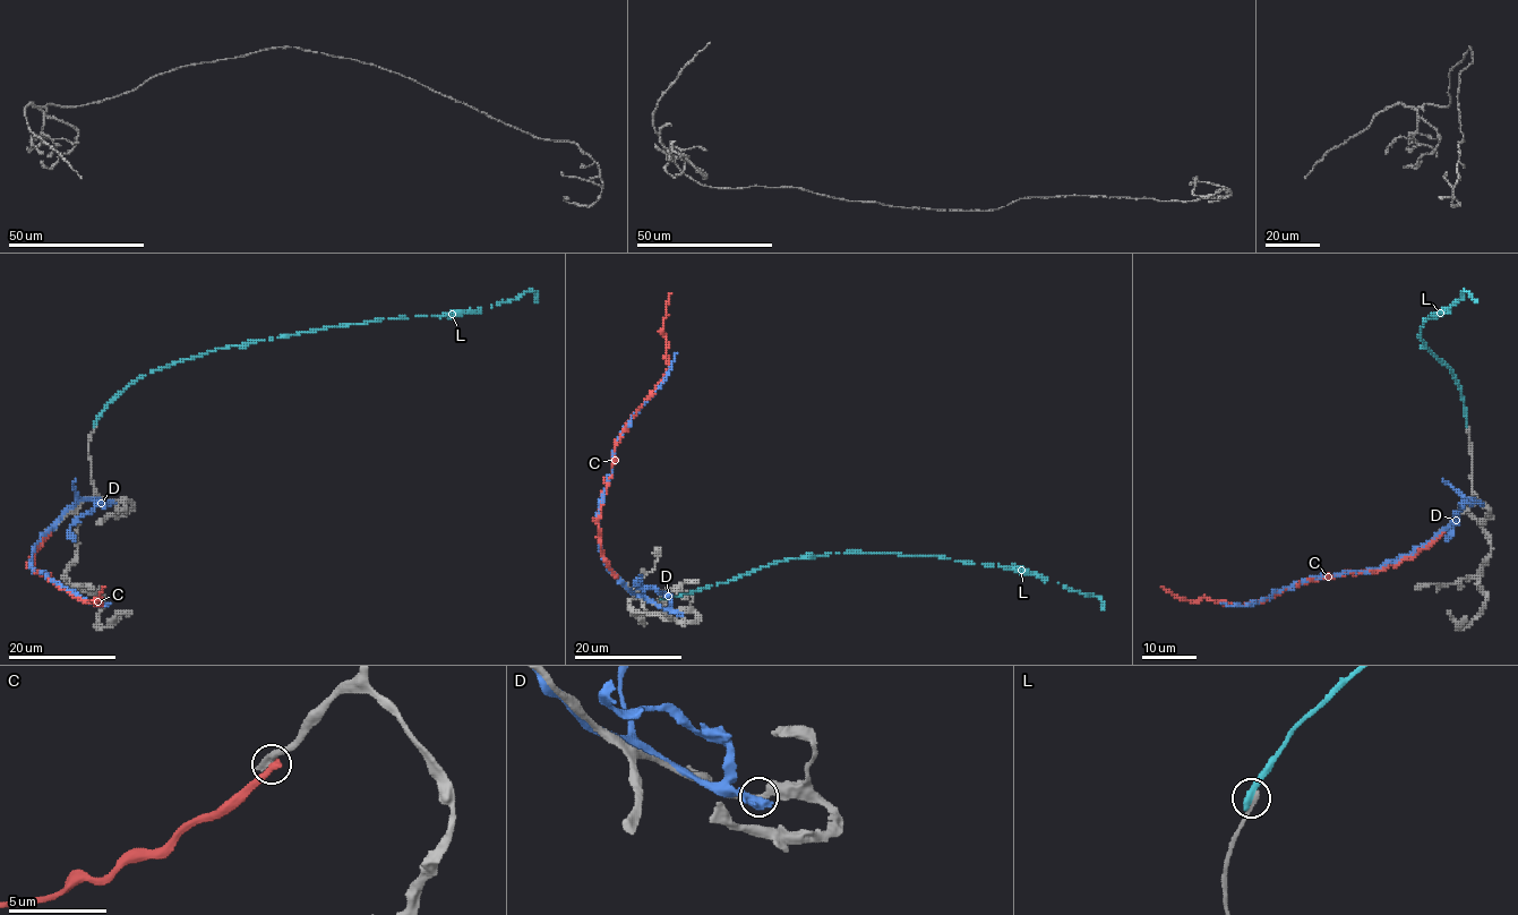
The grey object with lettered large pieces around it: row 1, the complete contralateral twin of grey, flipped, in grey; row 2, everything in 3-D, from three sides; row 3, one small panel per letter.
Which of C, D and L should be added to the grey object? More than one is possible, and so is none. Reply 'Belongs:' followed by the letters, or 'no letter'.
Belongs: no letter

